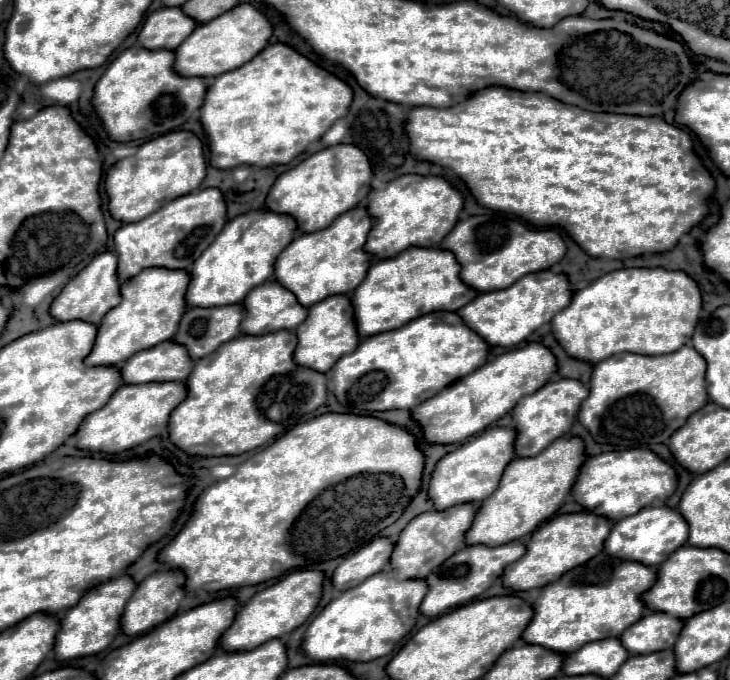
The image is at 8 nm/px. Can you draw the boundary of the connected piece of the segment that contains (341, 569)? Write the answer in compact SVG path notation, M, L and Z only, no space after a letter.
M377 537L365 547L350 553L333 573L333 587L337 591L345 591L383 571L391 561L393 549L395 541L391 537Z

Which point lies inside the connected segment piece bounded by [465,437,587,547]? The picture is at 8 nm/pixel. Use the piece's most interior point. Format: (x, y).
(532, 489)

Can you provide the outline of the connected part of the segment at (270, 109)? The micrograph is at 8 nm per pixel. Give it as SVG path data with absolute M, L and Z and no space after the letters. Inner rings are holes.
M285 43L267 45L253 61L223 73L221 77L209 79L207 95L201 107L201 123L209 137L211 165L219 169L233 169L237 165L285 165L307 149L309 143L321 139L325 131L341 117L353 101L353 89L349 83L315 65L299 51Z

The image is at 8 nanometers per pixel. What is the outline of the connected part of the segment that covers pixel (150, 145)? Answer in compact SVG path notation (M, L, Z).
M171 131L145 141L133 157L119 159L105 177L109 211L115 219L129 223L155 213L165 203L199 189L205 179L205 153L201 139L191 131Z

